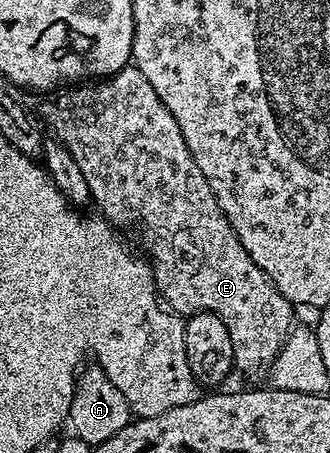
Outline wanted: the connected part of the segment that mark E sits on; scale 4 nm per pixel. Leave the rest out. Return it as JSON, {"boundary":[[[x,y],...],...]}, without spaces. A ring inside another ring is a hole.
{"boundary":[[[127,67],[120,70],[119,73],[113,73],[111,77],[98,79],[93,83],[78,83],[73,87],[63,88],[58,95],[59,97],[51,105],[43,107],[41,116],[43,118],[46,116],[50,120],[50,129],[54,132],[51,134],[57,141],[64,143],[64,147],[68,147],[68,151],[72,151],[72,159],[76,159],[80,171],[84,171],[84,179],[88,179],[93,204],[95,206],[98,204],[97,212],[119,230],[135,229],[142,236],[142,245],[146,248],[144,253],[150,262],[150,268],[154,271],[154,288],[158,290],[159,298],[178,315],[191,313],[220,315],[224,319],[224,327],[228,327],[228,335],[232,335],[234,369],[237,372],[242,372],[246,377],[264,376],[265,378],[274,360],[277,359],[282,345],[290,336],[292,326],[296,321],[294,320],[295,306],[291,305],[288,299],[284,299],[284,295],[280,295],[280,291],[274,286],[272,279],[268,279],[268,275],[264,275],[264,271],[260,271],[260,267],[256,267],[256,263],[252,263],[252,255],[248,255],[248,251],[244,251],[236,231],[232,231],[224,211],[220,211],[220,203],[216,203],[216,195],[212,195],[212,187],[208,187],[200,167],[196,167],[196,159],[192,159],[192,151],[188,151],[188,143],[184,143],[184,135],[180,135],[180,123],[176,123],[176,119],[172,119],[172,111],[168,111],[168,107],[164,107],[164,103],[160,103],[160,95],[156,95],[152,83],[148,83],[148,79],[144,79],[144,75],[138,69]]]}

